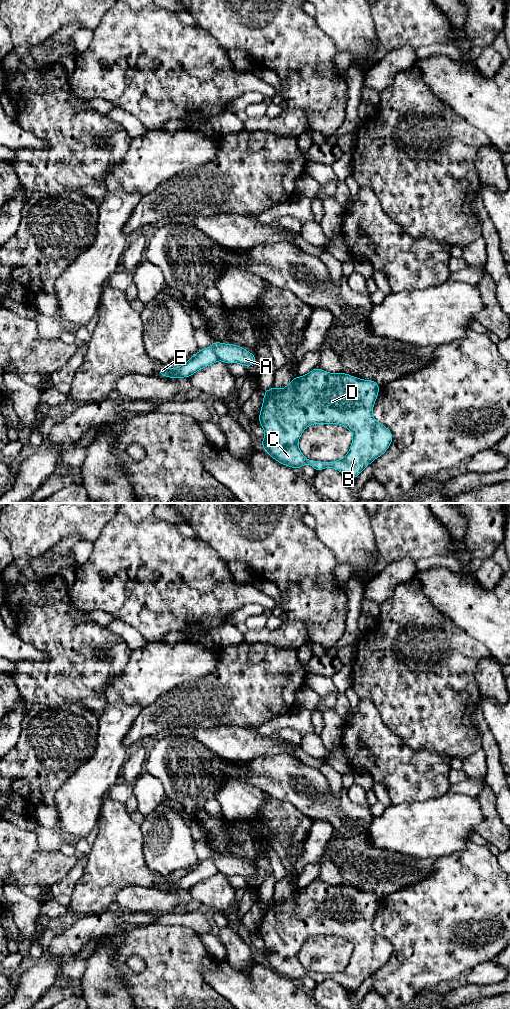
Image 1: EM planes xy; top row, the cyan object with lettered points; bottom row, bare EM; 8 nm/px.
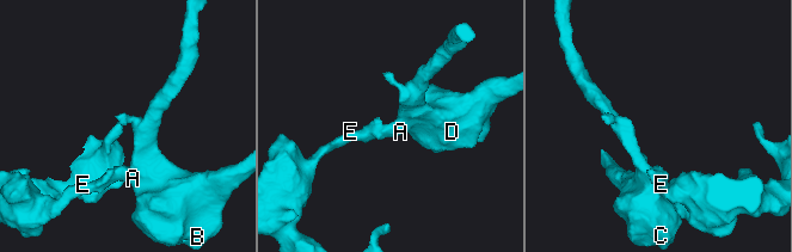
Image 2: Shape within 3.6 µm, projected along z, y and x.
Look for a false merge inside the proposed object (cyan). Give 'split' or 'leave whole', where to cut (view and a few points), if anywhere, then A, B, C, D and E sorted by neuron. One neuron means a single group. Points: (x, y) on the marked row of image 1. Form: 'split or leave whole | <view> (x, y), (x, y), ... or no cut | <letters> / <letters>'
split | xy (211, 346), (219, 359) | A B C D / E

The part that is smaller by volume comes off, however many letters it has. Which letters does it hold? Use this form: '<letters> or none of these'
E

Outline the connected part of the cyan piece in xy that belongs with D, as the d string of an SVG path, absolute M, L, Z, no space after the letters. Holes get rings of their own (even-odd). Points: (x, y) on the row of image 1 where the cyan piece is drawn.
M315 367L302 377L295 376L283 389L276 389L272 386L264 391L263 403L258 417L258 421L265 432L264 439L260 441L264 451L275 461L291 468L299 470L305 464L310 465L317 472L326 468L333 468L349 478L356 479L364 468L388 450L393 440L393 433L372 416L372 410L378 397L379 389L380 386L374 380L362 380L342 372L325 372L319 367ZM313 424L340 424L352 432L353 440L344 458L331 462L322 462L308 460L303 455L298 447L298 441L302 432Z

